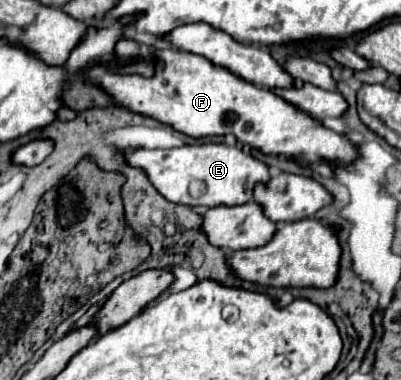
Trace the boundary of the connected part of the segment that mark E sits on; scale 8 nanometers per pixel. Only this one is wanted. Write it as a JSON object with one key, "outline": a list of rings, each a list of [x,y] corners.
{"outline":[[[185,144],[179,148],[167,150],[133,150],[125,154],[129,166],[141,168],[157,192],[169,202],[185,206],[237,206],[253,198],[253,186],[269,182],[269,168],[253,158],[251,154],[241,152],[237,146],[225,144]]]}

